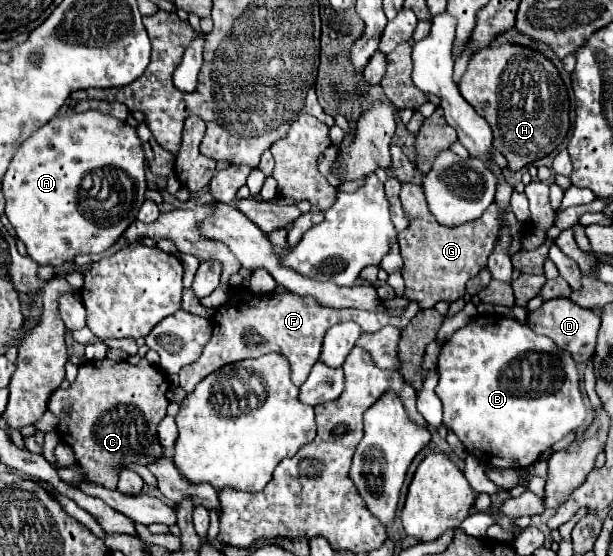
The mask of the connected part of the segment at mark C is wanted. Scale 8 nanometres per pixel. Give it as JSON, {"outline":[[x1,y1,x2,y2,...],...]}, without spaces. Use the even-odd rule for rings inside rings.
{"outline":[[146,359,138,365,126,361,88,361,80,365,76,381,68,389,56,389,48,401,54,415,62,415,66,405,72,405,70,415,60,419,58,433,74,449,76,461,84,471,86,481,116,489,118,475,130,465,152,465,164,457,164,447,158,439,158,423,166,417,168,389,166,373]]}

